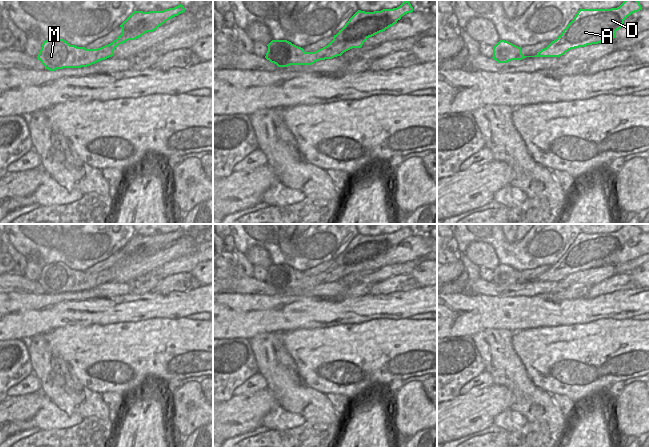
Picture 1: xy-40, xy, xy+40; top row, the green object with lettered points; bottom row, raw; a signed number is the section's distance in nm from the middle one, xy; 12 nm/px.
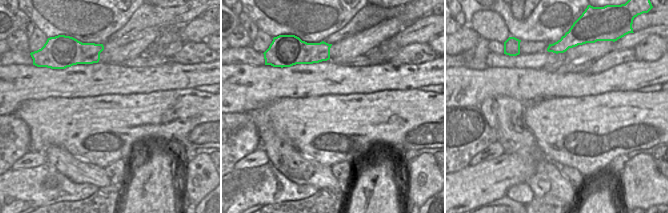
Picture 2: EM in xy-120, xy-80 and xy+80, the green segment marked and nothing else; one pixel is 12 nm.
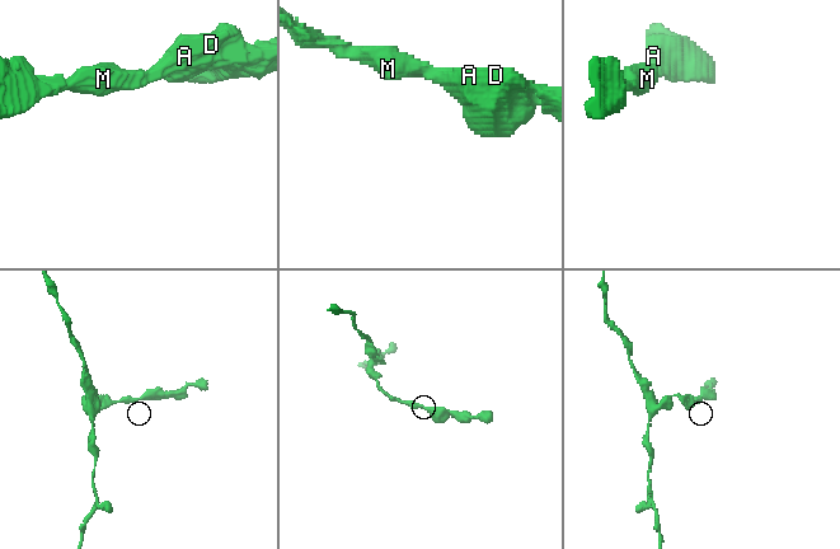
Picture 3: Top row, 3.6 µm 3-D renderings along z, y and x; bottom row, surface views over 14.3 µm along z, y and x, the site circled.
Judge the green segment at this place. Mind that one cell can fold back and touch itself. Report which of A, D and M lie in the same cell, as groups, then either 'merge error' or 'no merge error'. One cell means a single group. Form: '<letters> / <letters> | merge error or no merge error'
A D M | no merge error

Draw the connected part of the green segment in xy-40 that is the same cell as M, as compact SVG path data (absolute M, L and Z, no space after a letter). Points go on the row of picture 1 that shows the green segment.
M183 5L163 11L134 11L121 25L122 34L112 43L97 49L70 45L64 39L43 42L37 56L45 69L55 71L63 68L81 68L114 56L115 48L128 40L135 40L147 32L155 31L169 19L185 12Z

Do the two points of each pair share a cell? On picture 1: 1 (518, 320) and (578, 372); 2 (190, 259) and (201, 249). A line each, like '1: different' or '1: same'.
1: different
2: same

